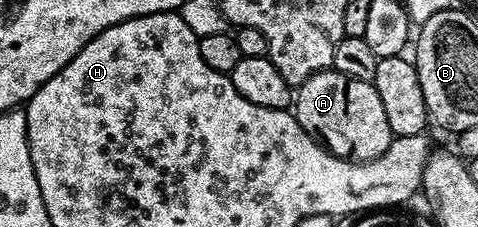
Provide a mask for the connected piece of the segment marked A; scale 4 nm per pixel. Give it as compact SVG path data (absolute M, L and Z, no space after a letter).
M325 70L306 78L294 92L297 122L328 151L344 160L373 160L381 156L394 139L382 98L371 80L350 78L335 70Z

